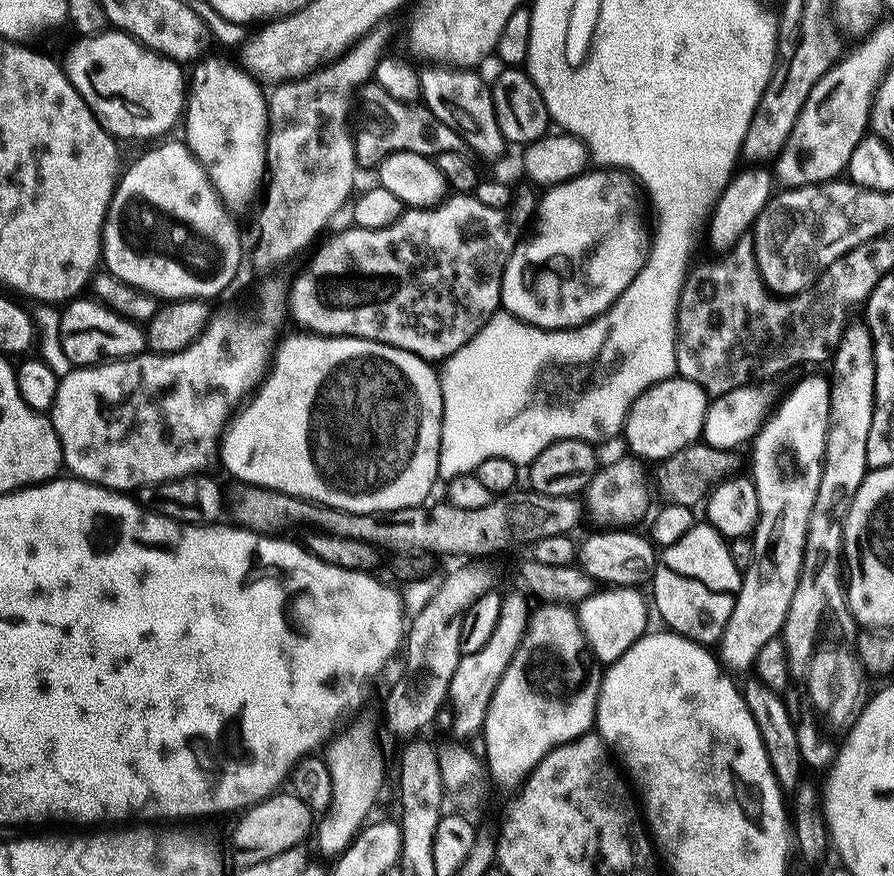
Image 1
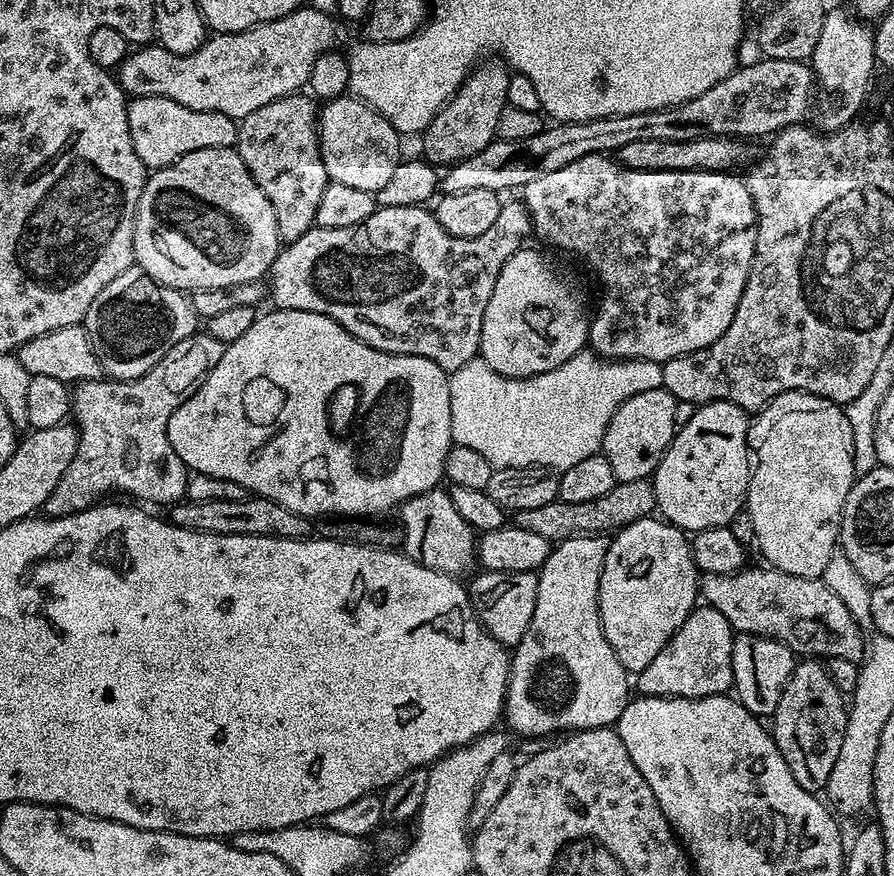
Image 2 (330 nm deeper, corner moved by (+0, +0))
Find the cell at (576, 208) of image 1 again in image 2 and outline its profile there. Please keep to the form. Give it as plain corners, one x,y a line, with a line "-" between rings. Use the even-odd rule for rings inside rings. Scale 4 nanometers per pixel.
525,246
508,259
498,274
498,282
494,282
494,294
490,294
490,302
486,302
486,314
482,318
478,356
510,380
537,376
562,366
562,362
580,353
588,344
589,323
589,313
584,313
575,294
562,281
556,280
547,262
531,246

